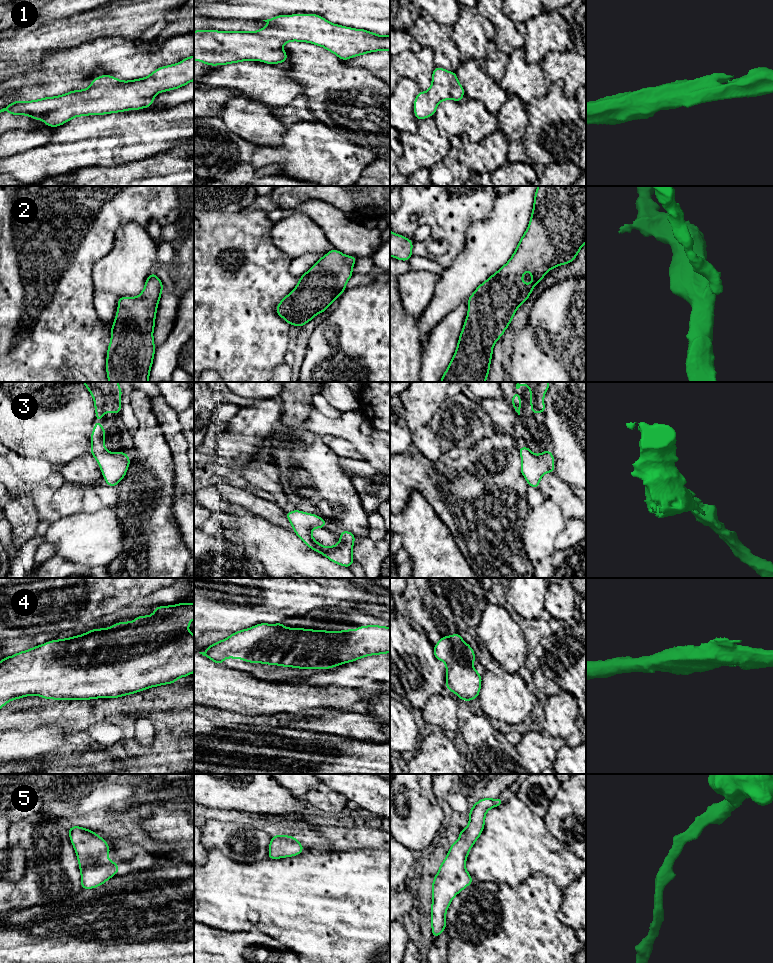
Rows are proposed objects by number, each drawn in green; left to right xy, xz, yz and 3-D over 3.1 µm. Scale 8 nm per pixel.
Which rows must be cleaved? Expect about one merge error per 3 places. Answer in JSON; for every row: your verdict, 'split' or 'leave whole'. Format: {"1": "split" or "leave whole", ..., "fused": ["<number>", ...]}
{"1": "leave whole", "2": "leave whole", "3": "leave whole", "4": "leave whole", "5": "leave whole", "fused": []}

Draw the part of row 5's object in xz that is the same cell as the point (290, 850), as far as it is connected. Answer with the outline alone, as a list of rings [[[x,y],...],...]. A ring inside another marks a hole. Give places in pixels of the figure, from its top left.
[[[274,835],[269,844],[269,859],[279,859],[296,856],[302,853],[304,847],[293,836]]]

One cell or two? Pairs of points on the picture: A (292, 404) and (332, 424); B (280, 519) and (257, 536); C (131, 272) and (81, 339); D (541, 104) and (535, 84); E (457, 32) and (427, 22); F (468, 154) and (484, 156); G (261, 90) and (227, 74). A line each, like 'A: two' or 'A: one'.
A: two
B: two
C: two
D: two
E: two
F: one
G: one

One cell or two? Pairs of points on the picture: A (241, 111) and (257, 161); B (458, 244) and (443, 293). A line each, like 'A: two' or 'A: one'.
A: two
B: two

